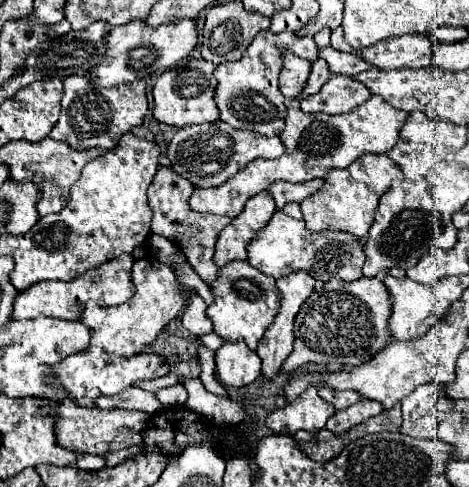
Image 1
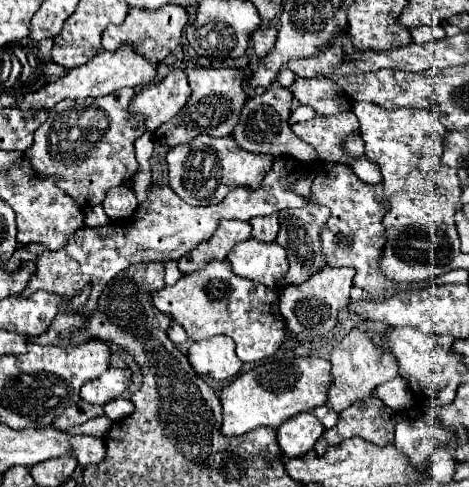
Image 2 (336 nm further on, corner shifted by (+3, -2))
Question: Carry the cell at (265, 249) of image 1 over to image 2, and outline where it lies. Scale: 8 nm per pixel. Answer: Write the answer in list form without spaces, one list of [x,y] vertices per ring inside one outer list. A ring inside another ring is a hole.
[[[249,238],[229,252],[227,260],[233,266],[237,276],[249,278],[257,284],[265,284],[267,288],[283,288],[283,278],[287,274],[289,262],[285,250],[273,244],[257,244],[257,240]]]

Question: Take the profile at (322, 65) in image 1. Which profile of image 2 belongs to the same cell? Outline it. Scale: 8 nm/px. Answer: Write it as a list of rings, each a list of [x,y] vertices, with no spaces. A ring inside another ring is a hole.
[[[271,86],[261,96],[255,96],[245,104],[245,108],[241,112],[241,122],[233,130],[233,138],[237,140],[237,144],[241,144],[241,148],[247,148],[249,152],[273,154],[273,156],[295,156],[297,160],[303,160],[303,162],[317,160],[317,152],[313,150],[313,146],[309,146],[307,142],[293,136],[293,130],[289,126],[291,106],[293,106],[291,90],[281,88],[281,86],[279,88]],[[253,128],[257,132],[253,132]]]

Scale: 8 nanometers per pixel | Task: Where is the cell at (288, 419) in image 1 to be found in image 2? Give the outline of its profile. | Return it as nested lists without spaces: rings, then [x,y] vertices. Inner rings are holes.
[[[303,412],[303,414],[291,416],[285,424],[281,424],[281,428],[277,430],[277,440],[279,440],[281,452],[287,458],[297,458],[309,452],[323,432],[325,428],[315,418],[315,414]]]

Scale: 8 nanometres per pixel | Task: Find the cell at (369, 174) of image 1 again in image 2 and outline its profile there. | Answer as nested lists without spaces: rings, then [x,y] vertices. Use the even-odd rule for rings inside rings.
[[[325,162],[313,178],[311,204],[321,204],[331,210],[327,230],[321,232],[323,254],[327,258],[327,264],[333,268],[353,266],[357,270],[357,274],[353,278],[355,286],[359,286],[361,290],[369,292],[375,298],[387,296],[397,290],[421,290],[421,288],[431,286],[431,282],[413,284],[413,286],[393,284],[393,282],[385,280],[385,276],[379,270],[379,256],[381,256],[381,248],[385,244],[385,238],[383,238],[385,228],[383,228],[381,220],[389,210],[389,204],[387,204],[381,184],[365,184],[363,180],[359,180],[355,176],[353,168],[349,168],[347,164]]]

